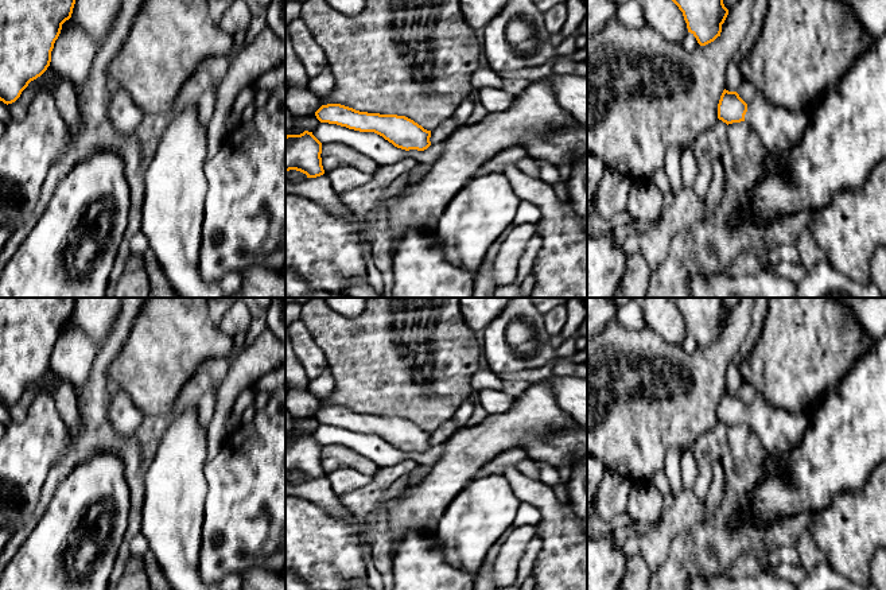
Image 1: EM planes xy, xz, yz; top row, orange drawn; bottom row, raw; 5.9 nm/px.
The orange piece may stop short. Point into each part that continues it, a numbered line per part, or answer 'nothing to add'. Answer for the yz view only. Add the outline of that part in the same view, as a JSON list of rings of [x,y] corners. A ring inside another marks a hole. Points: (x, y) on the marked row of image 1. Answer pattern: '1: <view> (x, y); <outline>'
1: yz (780, 129); [[[757,93],[747,102],[745,123],[757,132],[769,152],[781,154],[800,143],[808,125],[808,112],[769,104],[762,94]]]

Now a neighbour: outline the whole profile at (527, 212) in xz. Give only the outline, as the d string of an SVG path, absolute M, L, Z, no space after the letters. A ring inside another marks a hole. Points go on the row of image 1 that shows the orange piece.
M521 201L518 203L516 216L513 218L513 225L520 225L526 222L539 224L540 218L541 218L541 211L535 203L528 201Z

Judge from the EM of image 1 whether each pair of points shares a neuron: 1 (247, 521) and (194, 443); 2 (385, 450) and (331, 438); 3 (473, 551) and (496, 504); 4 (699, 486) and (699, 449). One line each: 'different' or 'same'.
1: different
2: same
3: same
4: same

